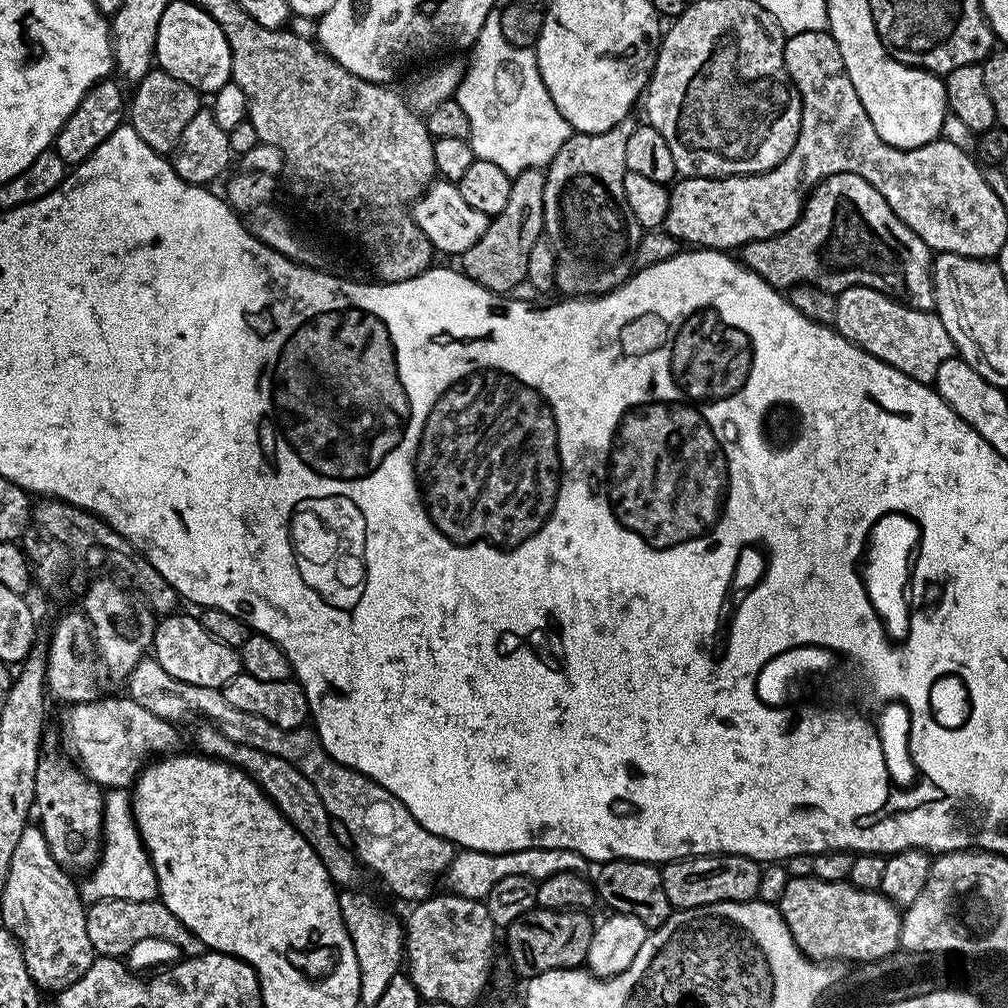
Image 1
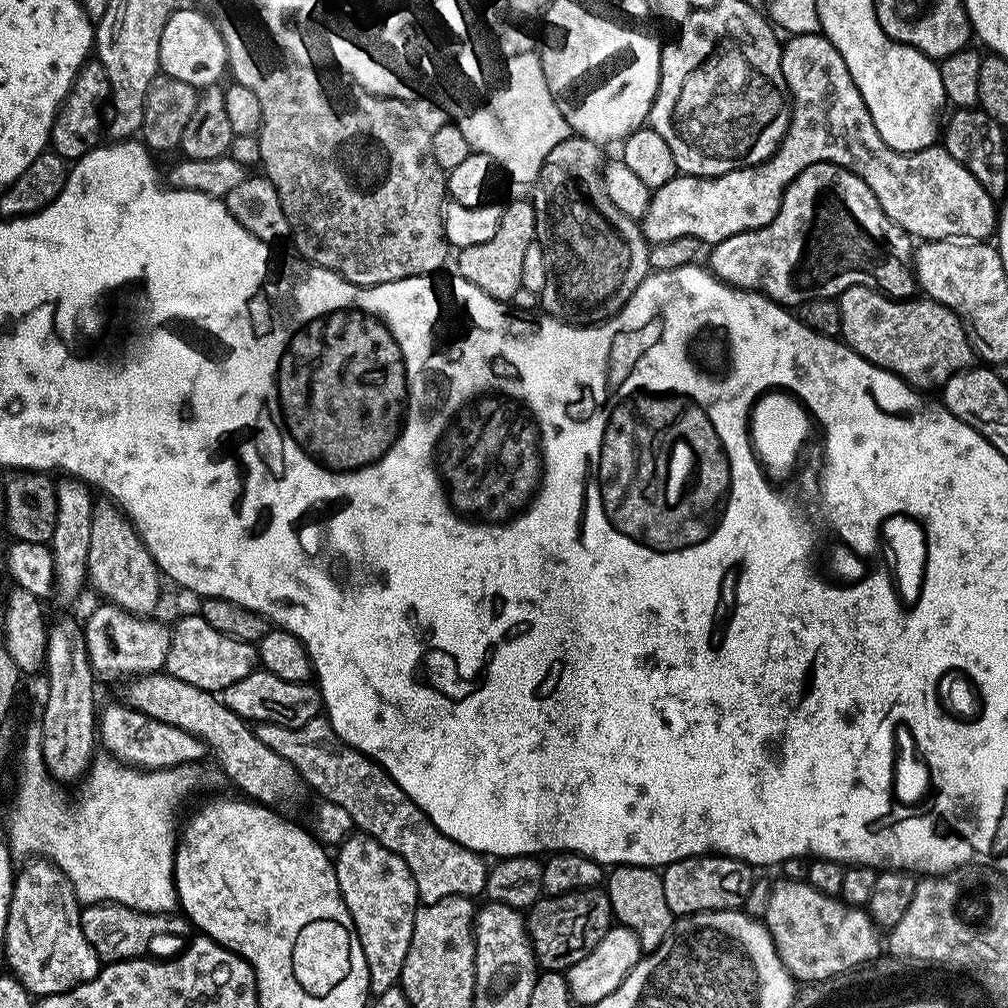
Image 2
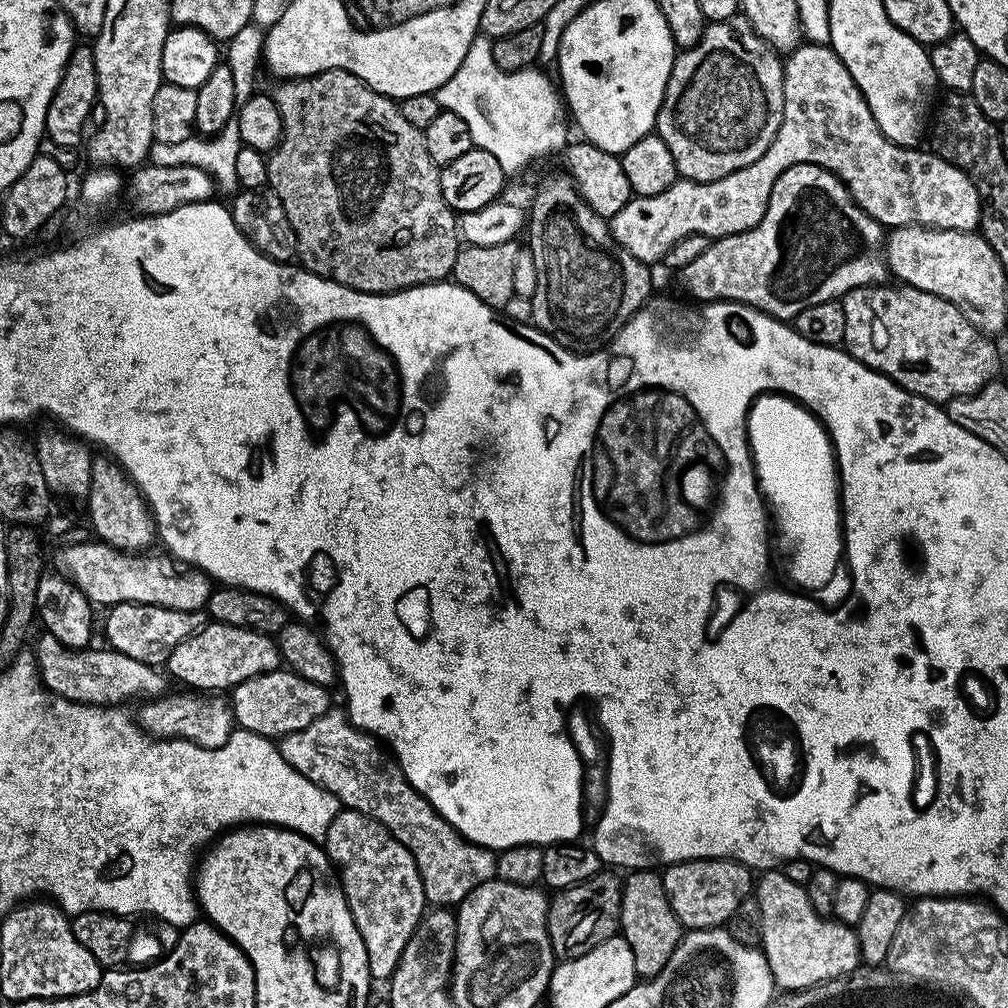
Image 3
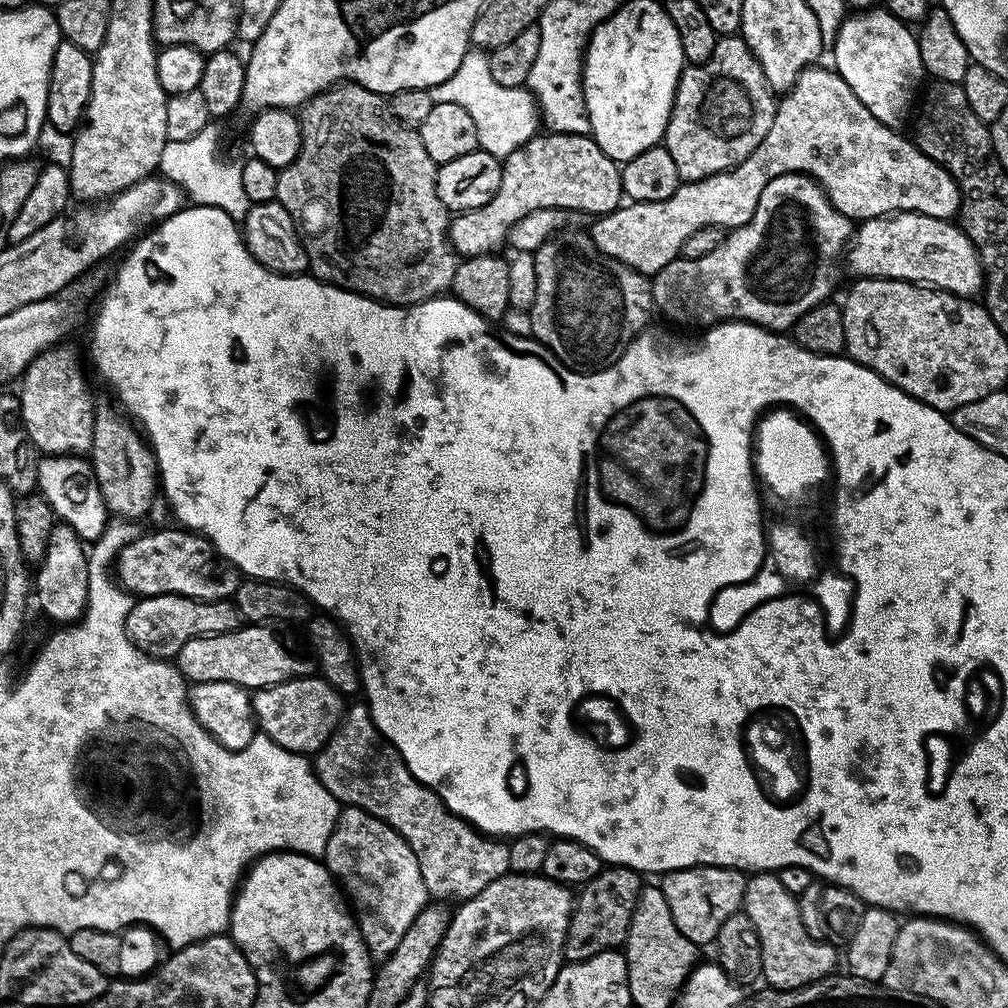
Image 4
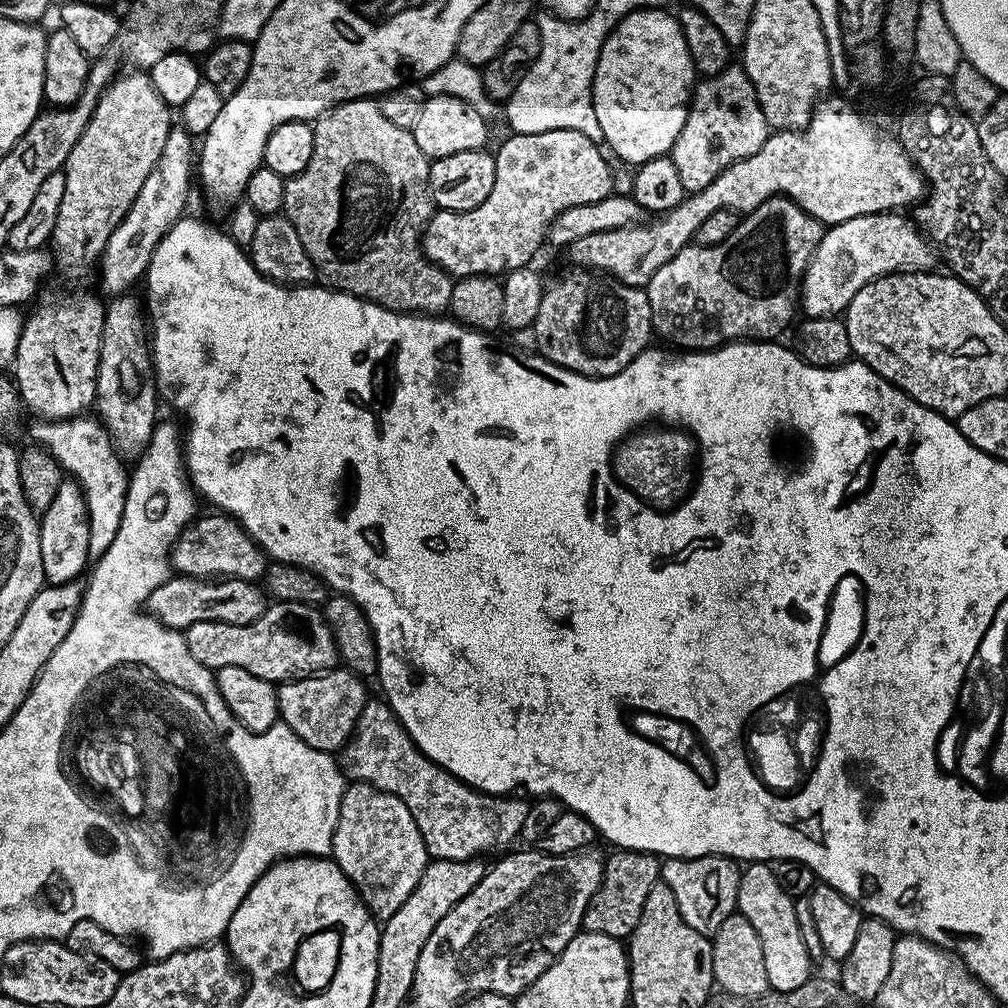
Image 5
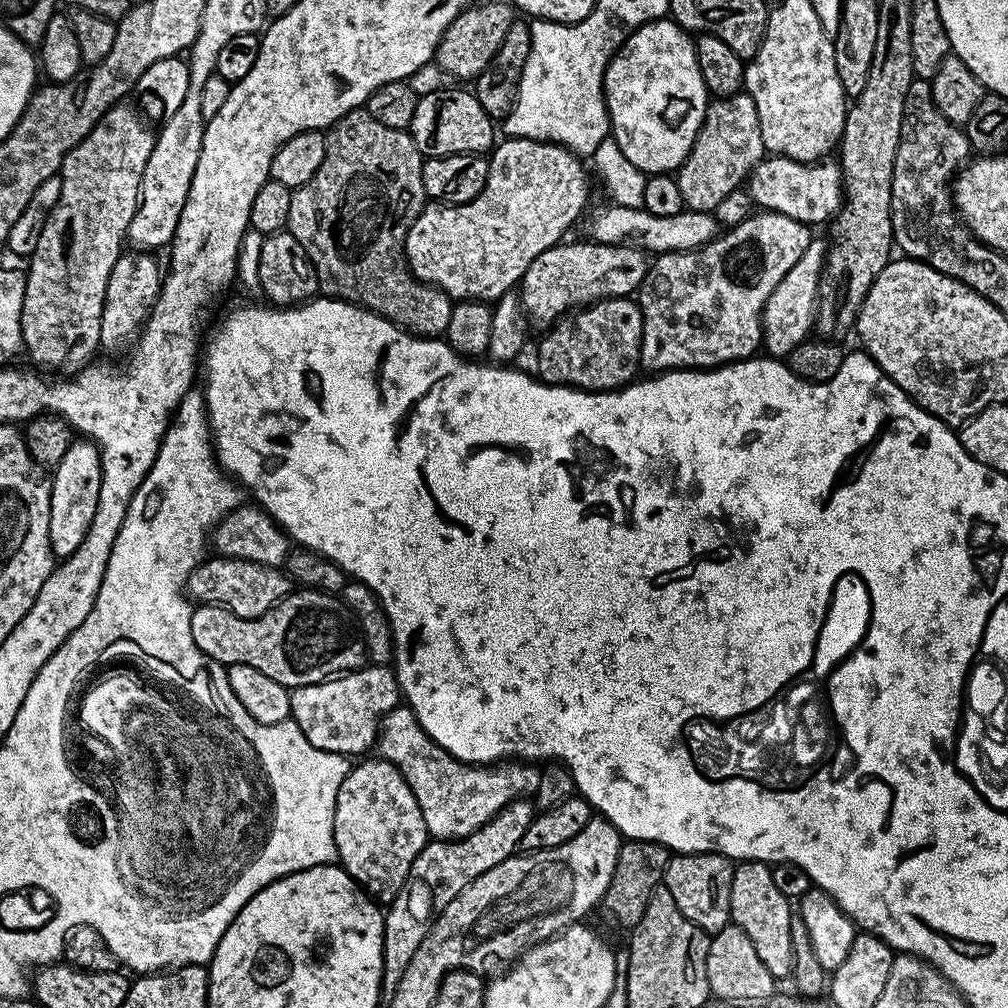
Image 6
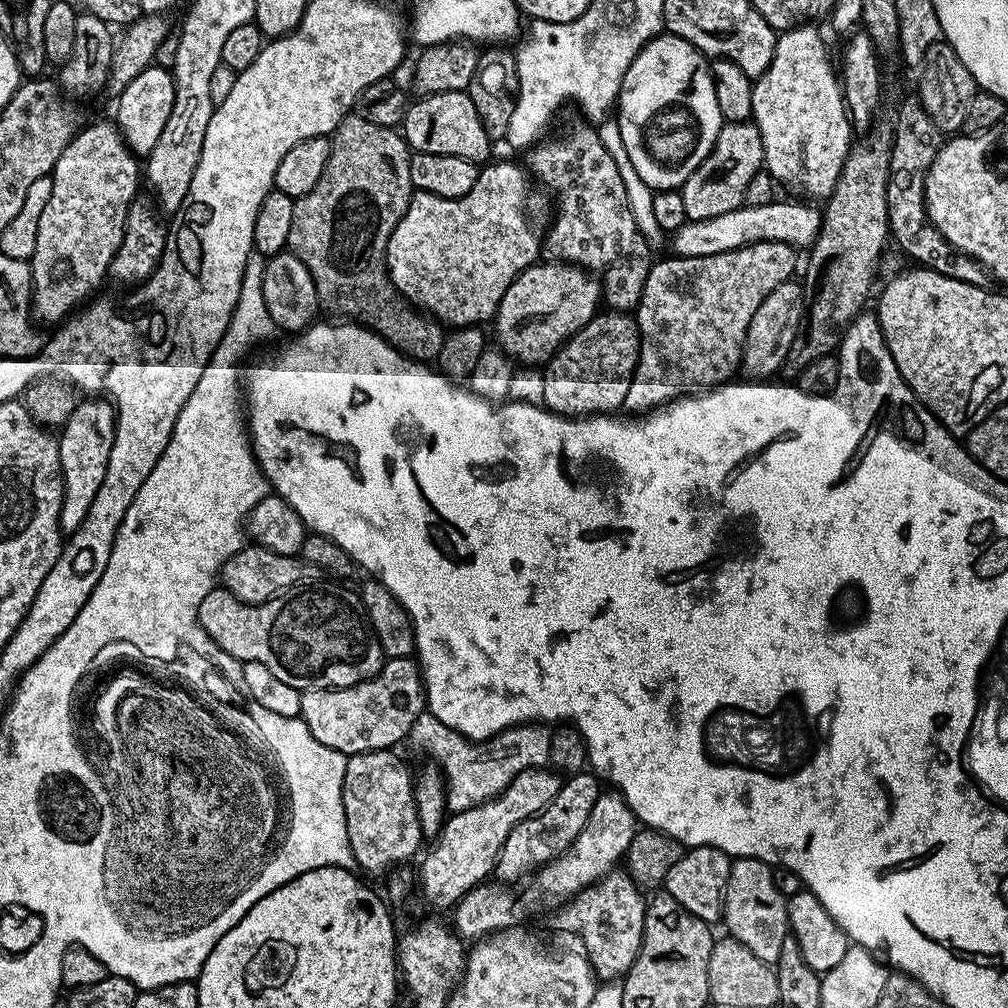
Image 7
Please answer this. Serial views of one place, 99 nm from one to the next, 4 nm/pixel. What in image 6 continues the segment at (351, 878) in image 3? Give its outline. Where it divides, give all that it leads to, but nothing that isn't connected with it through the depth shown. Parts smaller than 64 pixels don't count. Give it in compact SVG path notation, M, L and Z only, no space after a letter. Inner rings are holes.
M361 759L348 769L334 806L334 842L338 863L377 902L390 902L402 890L414 858L429 843L418 798L389 760Z

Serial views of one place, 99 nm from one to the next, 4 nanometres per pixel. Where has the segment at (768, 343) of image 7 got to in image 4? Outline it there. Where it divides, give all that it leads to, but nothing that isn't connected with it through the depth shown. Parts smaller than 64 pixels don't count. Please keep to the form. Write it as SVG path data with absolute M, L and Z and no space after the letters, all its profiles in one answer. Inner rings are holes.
M893 212L890 216L875 216L863 221L855 229L850 241L850 247L846 252L846 264L847 267L849 264L857 272L855 275L860 278L908 280L911 284L940 288L943 292L953 292L955 296L965 298L975 297L984 286L980 256L970 238L961 230L959 223L917 212Z

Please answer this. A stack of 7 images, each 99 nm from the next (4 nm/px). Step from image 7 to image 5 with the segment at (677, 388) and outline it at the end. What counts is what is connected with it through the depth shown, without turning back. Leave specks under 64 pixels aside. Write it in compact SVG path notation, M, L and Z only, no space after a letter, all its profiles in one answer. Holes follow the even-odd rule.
M771 196L762 206L758 206L753 212L747 213L739 221L736 229L725 241L718 242L717 245L700 245L695 242L688 244L666 266L662 266L650 278L646 286L648 301L650 302L650 314L652 315L652 330L657 337L669 340L672 344L677 344L680 350L707 350L710 348L719 348L721 344L731 344L733 342L772 342L789 328L793 323L792 315L798 312L798 301L801 299L800 281L804 279L804 271L814 254L820 239L824 237L826 228L820 221L815 220L802 206L798 206L787 196Z

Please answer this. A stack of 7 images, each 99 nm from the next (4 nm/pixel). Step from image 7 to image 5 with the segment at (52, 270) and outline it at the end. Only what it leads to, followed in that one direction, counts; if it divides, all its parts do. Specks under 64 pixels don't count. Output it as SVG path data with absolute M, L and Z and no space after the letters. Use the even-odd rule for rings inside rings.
M144 70L126 72L117 75L105 88L86 130L82 130L78 142L74 142L74 150L70 150L62 169L66 194L62 194L62 206L58 208L58 222L54 222L50 248L55 263L64 272L84 272L104 255L110 234L114 234L122 218L126 218L130 206L138 198L138 190L142 190L142 182L146 182L156 169L158 158L162 158L162 146L166 146L166 138L174 126L173 109L160 97L158 90L154 90L151 75ZM64 296L61 300L48 300L41 308L25 319L20 332L16 351L14 383L20 393L23 407L45 421L66 420L87 413L96 402L96 375L102 350L104 333L103 303L99 304L92 296Z

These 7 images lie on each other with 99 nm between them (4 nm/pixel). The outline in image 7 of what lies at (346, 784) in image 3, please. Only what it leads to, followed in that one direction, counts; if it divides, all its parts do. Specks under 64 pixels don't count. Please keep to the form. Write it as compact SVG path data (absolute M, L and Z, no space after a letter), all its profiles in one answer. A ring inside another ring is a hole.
M425 710L412 724L410 741L420 752L429 752L433 756L446 781L446 808L449 813L465 812L493 800L498 793L504 792L518 774L522 774L527 768L543 768L548 764L550 758L552 733L543 723L533 722L530 724L518 724L514 728L508 728L497 736L491 736L488 740L473 742L467 740L462 734L450 730L446 722L438 722L434 714Z

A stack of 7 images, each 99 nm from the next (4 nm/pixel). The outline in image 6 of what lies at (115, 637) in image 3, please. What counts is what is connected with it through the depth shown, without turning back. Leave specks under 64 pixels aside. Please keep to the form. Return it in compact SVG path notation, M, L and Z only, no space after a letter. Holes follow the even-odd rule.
M217 555L215 559L205 559L188 579L187 595L197 605L216 604L220 608L229 608L235 616L240 616L243 620L257 620L293 591L293 581L281 569L262 566L249 560L231 560L222 555Z

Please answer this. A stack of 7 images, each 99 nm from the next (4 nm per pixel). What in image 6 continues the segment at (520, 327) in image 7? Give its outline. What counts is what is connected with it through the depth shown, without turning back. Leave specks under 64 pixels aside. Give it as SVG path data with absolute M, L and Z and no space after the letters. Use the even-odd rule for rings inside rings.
M561 242L550 250L542 250L520 279L520 304L533 325L551 326L569 310L594 304L597 300L631 297L648 273L649 257L629 244L568 243Z

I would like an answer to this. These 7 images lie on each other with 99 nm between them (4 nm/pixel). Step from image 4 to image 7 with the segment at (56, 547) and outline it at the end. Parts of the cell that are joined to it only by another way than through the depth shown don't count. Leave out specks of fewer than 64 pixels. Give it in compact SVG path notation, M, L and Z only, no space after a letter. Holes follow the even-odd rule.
M84 398L79 401L70 418L59 429L60 461L64 475L64 497L60 511L60 526L65 533L71 534L82 526L82 518L94 503L94 494L106 478L106 466L110 462L110 450L116 437L116 410L107 398Z

